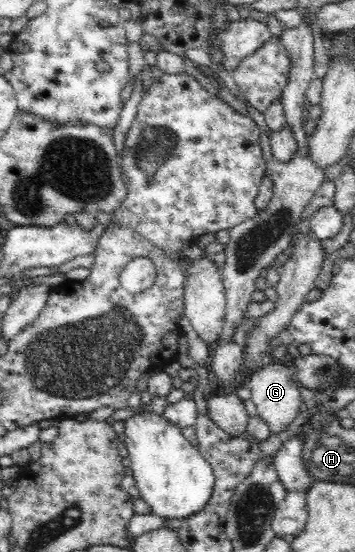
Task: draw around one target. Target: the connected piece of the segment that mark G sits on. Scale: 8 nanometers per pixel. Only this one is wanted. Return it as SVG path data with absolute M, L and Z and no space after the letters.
M289 353L285 357L293 362L291 366L274 358L272 363L262 366L259 371L255 372L250 378L250 383L247 384L251 390L251 399L256 404L258 414L270 425L271 433L277 435L283 435L286 426L291 424L291 420L297 416L301 404L295 358Z

